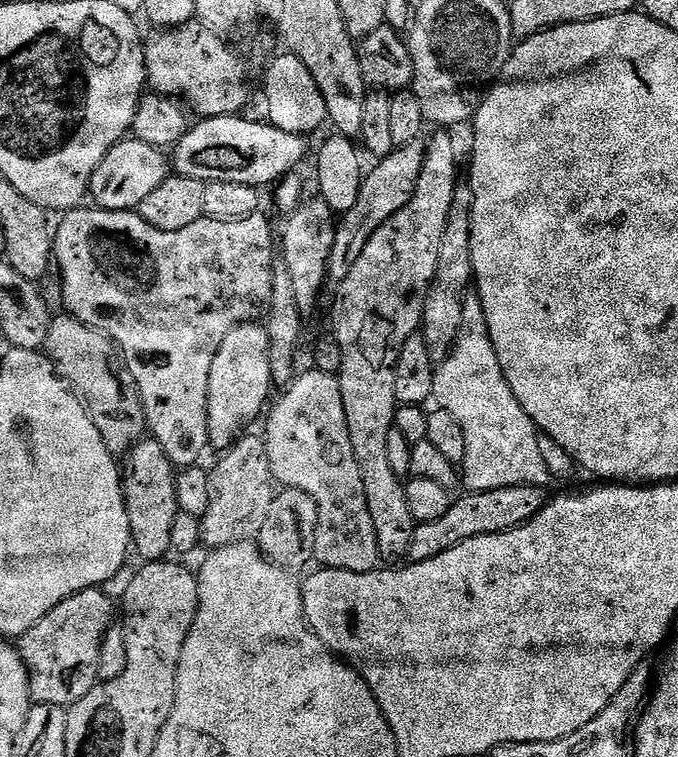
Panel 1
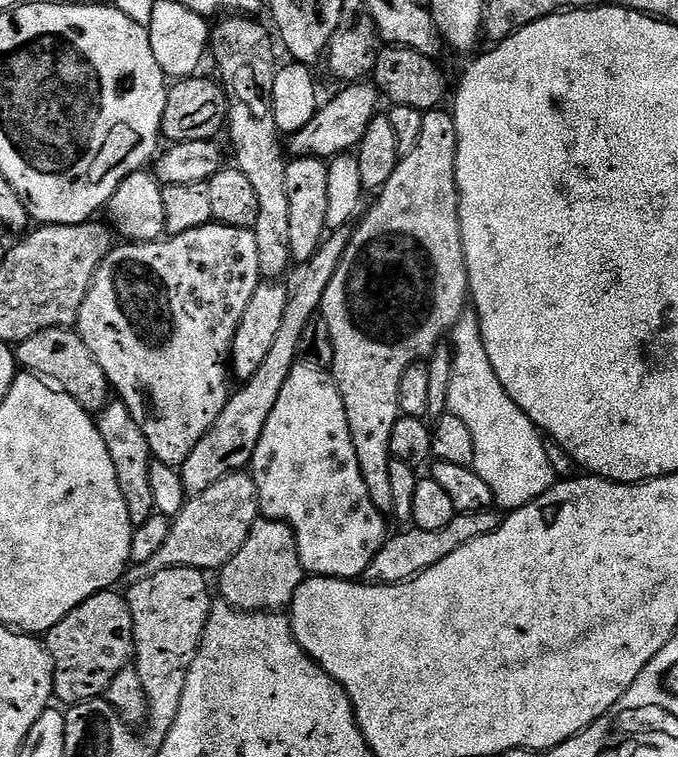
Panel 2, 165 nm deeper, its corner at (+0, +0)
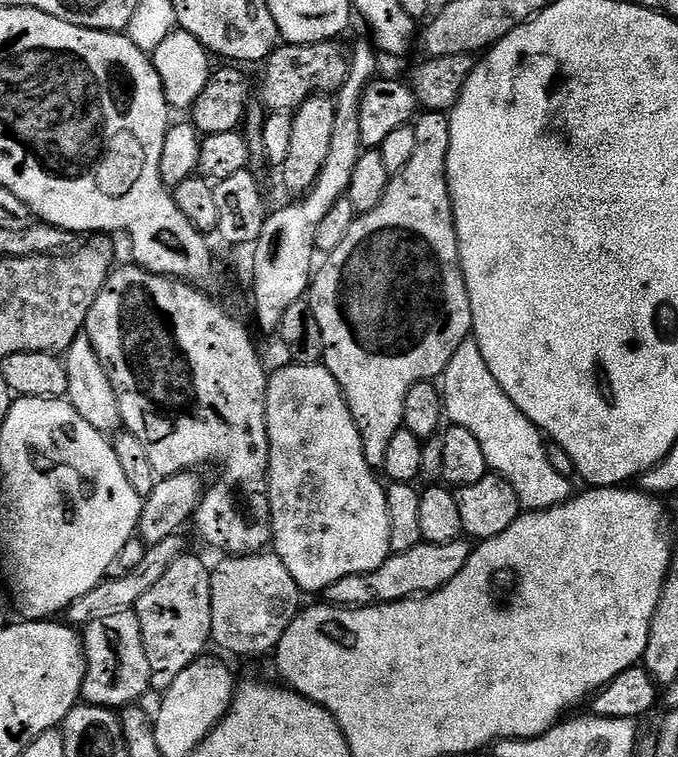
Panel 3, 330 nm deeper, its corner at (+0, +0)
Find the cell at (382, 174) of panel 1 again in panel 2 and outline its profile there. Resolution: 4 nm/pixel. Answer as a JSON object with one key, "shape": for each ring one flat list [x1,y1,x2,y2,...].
{"shape":[[333,231,304,265,291,269,292,281,287,281,286,284,286,314,282,314,282,326,278,334,274,334,274,343,266,353,262,366,258,366,251,379,239,385,237,392,235,389,229,395,214,426,210,426,210,430,202,434,198,446,194,446,184,463,179,465,184,491,189,497,202,494,202,490,210,490,210,486,214,486,214,482,218,482,223,476,247,469,251,465,254,450,258,450,258,438,262,438,262,430,266,430,266,418,270,418,270,410,274,410,274,402,278,402,278,394,282,394,282,386,286,386,290,370,298,363,298,342,302,338,302,330,306,330,306,322,310,322,320,312,326,286,330,286,330,278,334,278,334,270,338,270,338,262,342,262,348,237,347,231]]}

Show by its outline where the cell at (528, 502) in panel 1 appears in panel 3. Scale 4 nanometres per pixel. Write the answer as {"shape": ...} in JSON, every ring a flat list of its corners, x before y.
{"shape":[[457,538,445,544,430,544,422,542,410,550,393,552,382,566,373,572,364,574,350,574,346,578,338,578,331,588,327,589,326,596,333,604,364,608,367,604,389,604,392,600,406,600,410,596,419,596,426,592,436,592,470,558,473,545,467,539]]}

